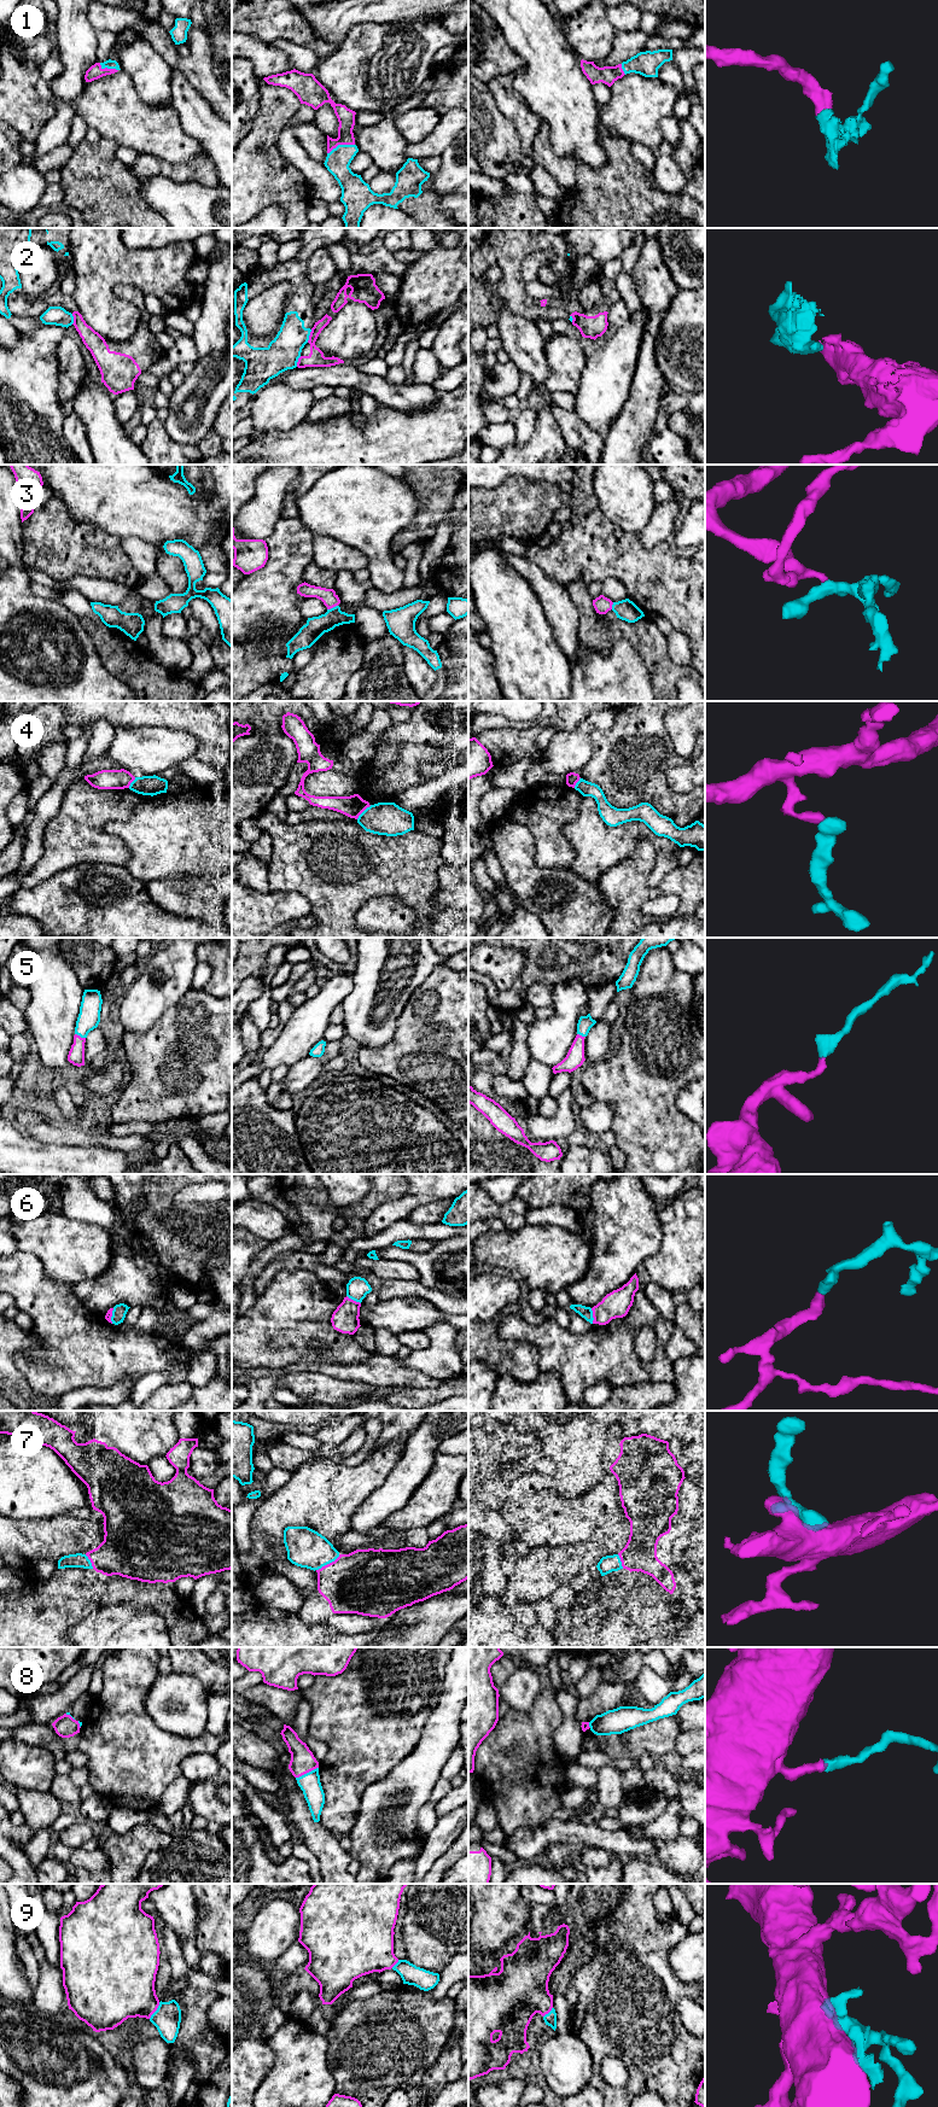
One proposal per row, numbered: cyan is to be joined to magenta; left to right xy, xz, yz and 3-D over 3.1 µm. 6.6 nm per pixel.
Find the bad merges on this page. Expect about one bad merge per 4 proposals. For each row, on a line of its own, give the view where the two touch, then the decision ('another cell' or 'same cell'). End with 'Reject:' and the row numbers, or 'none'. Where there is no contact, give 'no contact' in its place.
1: contact in xz; same cell
2: contact in xz; another cell
3: contact in xz; same cell
4: contact in xz; another cell
5: contact in xy; same cell
6: contact in yz; same cell
7: contact in xz; same cell
8: contact in xz; same cell
9: contact in xy; same cell
Reject: 2, 4

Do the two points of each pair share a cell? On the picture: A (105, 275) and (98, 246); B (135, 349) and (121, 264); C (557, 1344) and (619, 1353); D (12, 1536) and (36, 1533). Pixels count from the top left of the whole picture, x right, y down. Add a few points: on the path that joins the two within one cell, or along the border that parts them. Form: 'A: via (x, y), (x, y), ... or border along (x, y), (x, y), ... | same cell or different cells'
A: via (100, 268), (99, 254) | same cell
B: border along (133, 304), (138, 328), (128, 338), (105, 339) | different cells
C: via (572, 1349), (593, 1349), (596, 1353), (604, 1353) | same cell
D: via (18, 1536), (30, 1534) | same cell

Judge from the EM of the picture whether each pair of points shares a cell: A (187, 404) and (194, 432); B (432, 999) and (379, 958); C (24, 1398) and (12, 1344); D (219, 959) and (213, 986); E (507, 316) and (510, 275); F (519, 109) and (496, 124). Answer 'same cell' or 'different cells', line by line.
A: same cell
B: different cells
C: same cell
D: same cell
E: different cells
F: different cells

